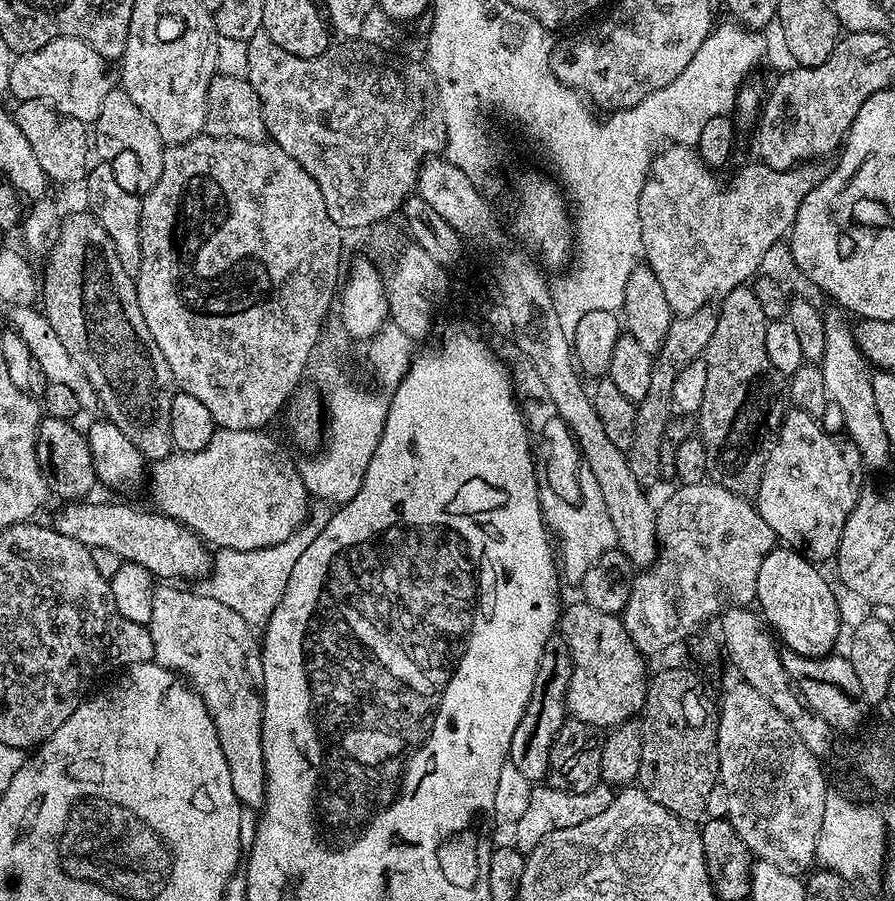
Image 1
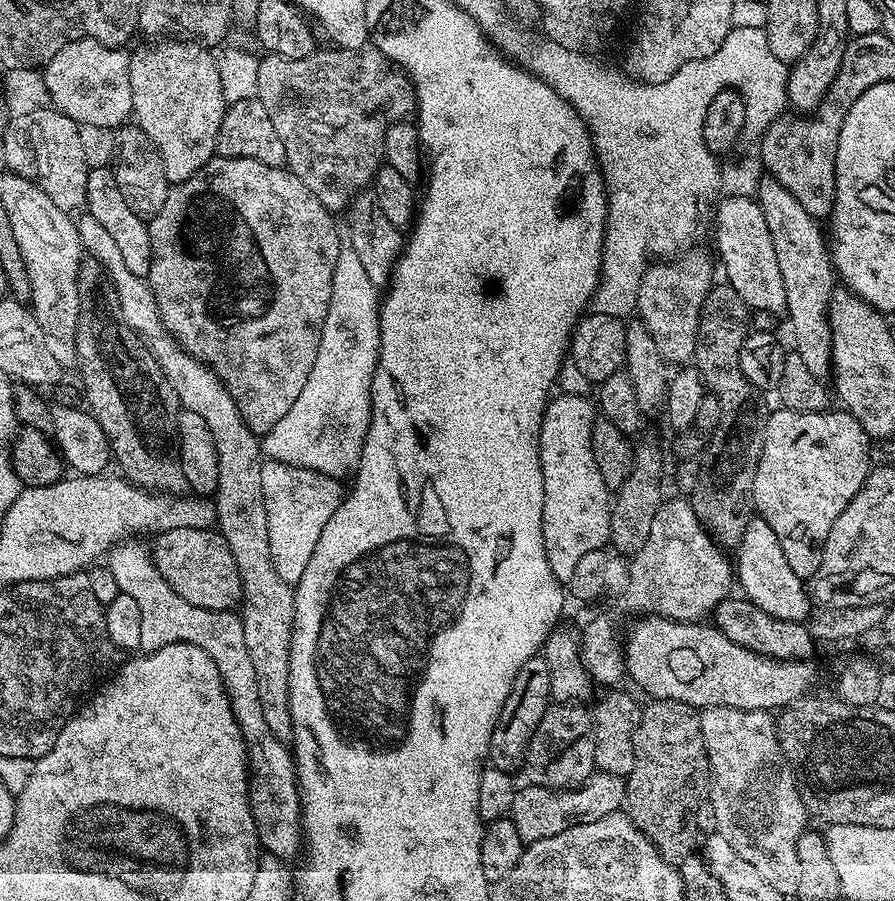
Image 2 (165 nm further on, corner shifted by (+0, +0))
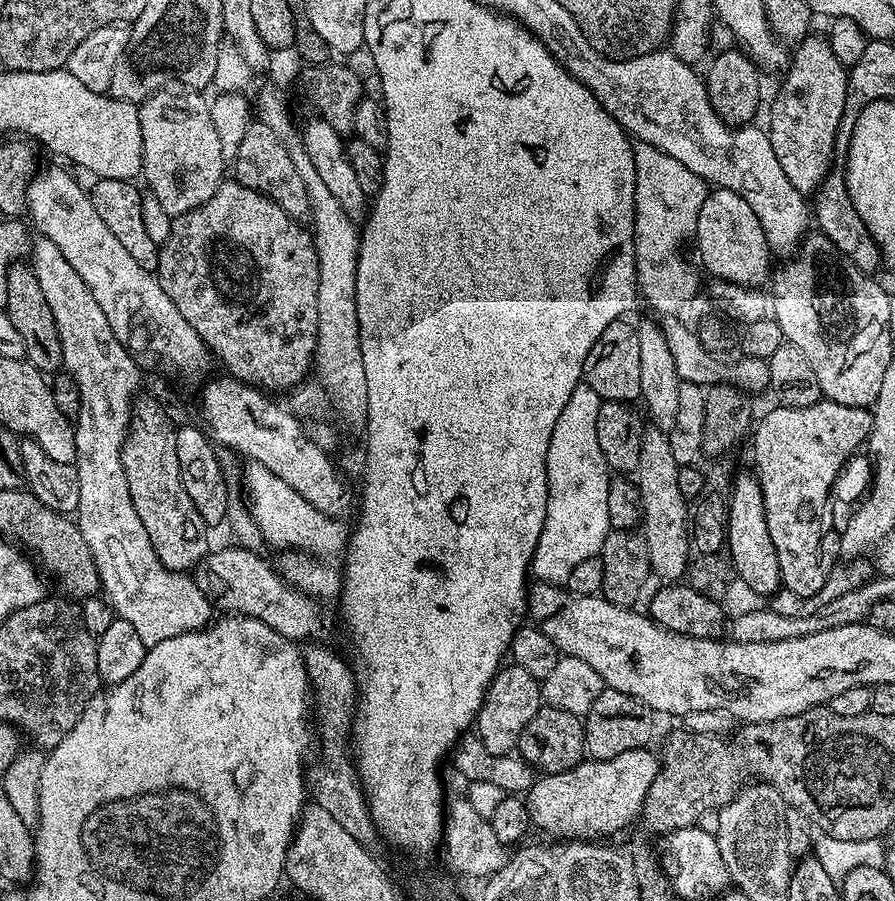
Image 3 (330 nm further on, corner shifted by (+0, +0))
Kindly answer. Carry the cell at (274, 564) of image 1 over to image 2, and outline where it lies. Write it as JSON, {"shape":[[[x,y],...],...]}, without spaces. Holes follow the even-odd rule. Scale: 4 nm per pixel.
{"shape":[[[277,460],[263,461],[262,494],[268,515],[270,554],[274,570],[278,570],[280,577],[288,584],[295,586],[302,574],[306,574],[306,566],[310,566],[310,558],[314,558],[314,546],[318,546],[318,538],[322,538],[326,522],[334,518],[334,510],[338,510],[340,505],[340,484],[341,481],[335,476],[318,474],[314,470]]]}

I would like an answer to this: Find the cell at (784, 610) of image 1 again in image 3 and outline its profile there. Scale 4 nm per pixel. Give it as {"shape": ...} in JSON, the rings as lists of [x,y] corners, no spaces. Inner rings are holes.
{"shape":[[[751,471],[740,472],[732,480],[732,496],[727,497],[728,502],[728,534],[726,537],[726,551],[728,559],[734,569],[738,580],[741,580],[752,592],[757,592],[765,598],[780,591],[780,571],[778,570],[778,554],[774,551],[774,542],[770,539],[770,530],[766,526],[766,506],[762,498],[760,480]]]}

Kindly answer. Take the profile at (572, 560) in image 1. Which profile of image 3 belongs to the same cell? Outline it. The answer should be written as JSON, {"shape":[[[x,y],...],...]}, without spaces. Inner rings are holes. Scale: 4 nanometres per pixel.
{"shape":[[[582,382],[574,394],[570,394],[570,402],[562,406],[558,422],[554,422],[550,450],[546,450],[546,522],[536,543],[530,569],[539,583],[567,585],[570,574],[581,562],[600,555],[608,537],[610,510],[606,506],[606,494],[610,469],[606,458],[602,458],[602,446],[598,446],[598,410],[601,403],[600,395]],[[560,514],[568,514],[568,526],[558,522]]]}

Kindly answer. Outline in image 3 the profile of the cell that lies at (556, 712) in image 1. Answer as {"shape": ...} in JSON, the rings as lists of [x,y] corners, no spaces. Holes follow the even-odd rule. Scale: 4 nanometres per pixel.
{"shape":[[[511,662],[505,663],[492,679],[490,686],[486,690],[484,701],[480,707],[480,713],[476,715],[476,723],[474,725],[475,735],[480,737],[482,746],[486,746],[486,750],[490,750],[490,754],[515,753],[518,738],[522,734],[522,730],[526,730],[526,722],[530,722],[530,718],[534,718],[534,714],[538,714],[538,710],[541,707],[541,681],[536,680],[534,674],[530,674],[530,670],[522,670],[522,666]]]}

